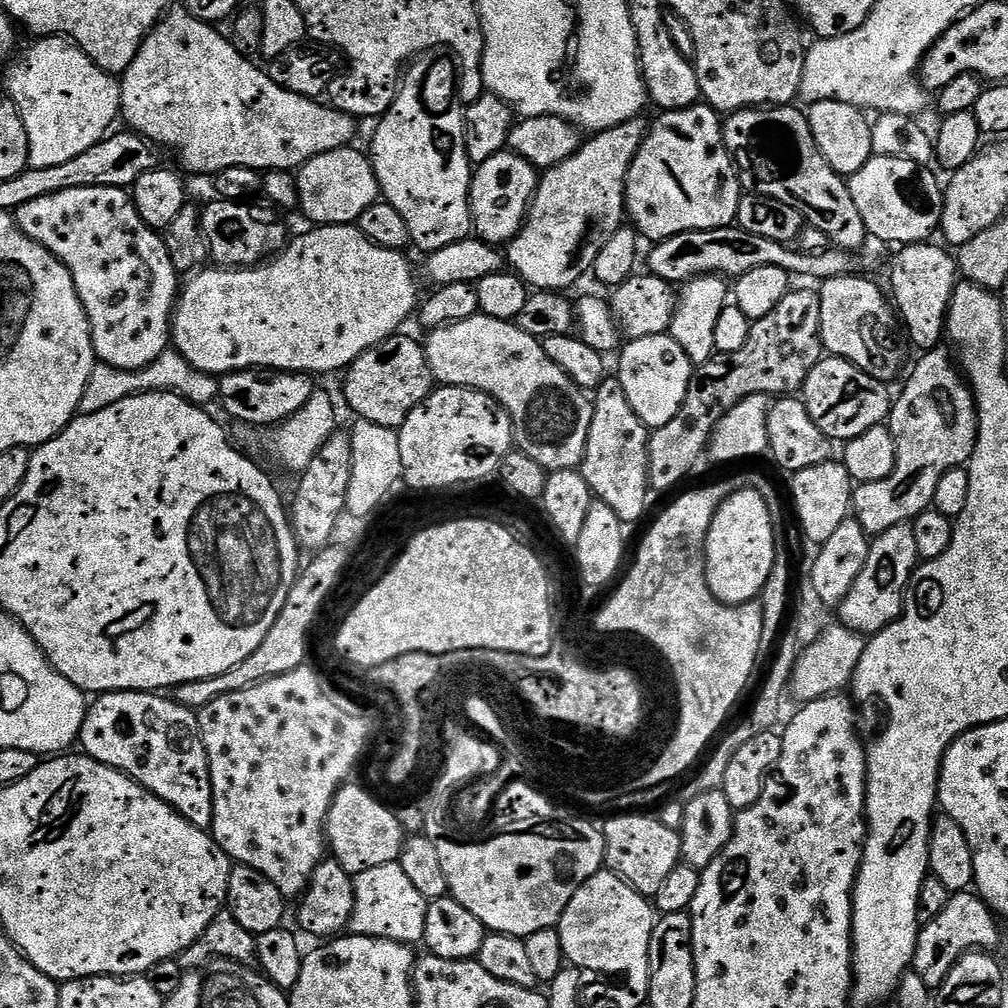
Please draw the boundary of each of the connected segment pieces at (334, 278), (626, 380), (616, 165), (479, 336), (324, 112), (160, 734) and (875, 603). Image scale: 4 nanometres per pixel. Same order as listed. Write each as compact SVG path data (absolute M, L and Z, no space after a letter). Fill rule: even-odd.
M321 224L319 226L309 227L309 232L304 232L301 236L296 236L287 241L284 247L280 249L279 252L275 253L271 258L265 259L263 262L250 267L250 268L222 268L219 266L211 266L212 268L205 267L203 270L197 271L195 275L191 277L192 280L183 285L179 289L178 299L176 302L176 307L172 314L172 334L170 337L171 343L174 345L175 351L182 354L182 358L186 358L186 362L190 362L198 370L203 372L209 372L210 375L217 378L224 375L226 372L241 372L244 368L259 368L261 370L275 370L278 372L303 372L305 374L317 374L316 372L336 372L339 373L341 370L347 369L349 364L354 363L357 358L360 357L366 350L370 350L374 345L379 344L381 340L390 338L391 336L397 335L401 331L400 328L408 320L408 315L415 313L418 308L418 301L421 299L422 291L416 285L416 272L412 269L412 264L410 261L404 257L405 253L403 251L397 250L395 248L383 248L378 246L374 242L370 242L370 238L366 238L366 234L360 232L359 227L356 224Z
M665 334L628 340L619 349L619 356L618 379L622 382L622 390L626 390L626 398L630 398L630 406L634 406L634 414L638 414L650 430L666 426L666 422L678 414L692 381L694 365L686 350L678 346L674 337Z
M644 118L627 120L618 126L608 128L605 132L589 135L566 162L547 169L539 177L536 194L528 205L528 215L524 217L524 225L520 233L508 241L506 260L511 271L515 272L525 284L536 290L568 290L585 275L591 273L594 258L598 258L598 250L614 238L626 220L624 207L624 187L630 166L647 136L650 124Z
M477 314L466 318L466 322L454 322L447 324L441 328L433 328L427 333L428 340L423 341L424 353L428 359L428 365L432 371L433 381L437 385L447 386L449 388L473 388L479 392L485 392L490 398L494 398L505 410L508 411L508 417L512 423L512 438L515 447L522 454L530 454L530 458L534 458L534 462L538 462L538 466L545 468L548 473L561 472L567 468L579 469L584 451L586 450L586 438L590 434L590 422L592 421L592 400L589 393L585 389L579 388L576 383L562 370L562 366L558 366L554 362L550 362L550 358L546 354L543 343L537 337L526 334L522 329L516 327L515 323L507 320L499 320L498 318L490 318L483 314Z
M183 6L175 8L173 7L161 16L160 21L153 26L152 31L140 43L140 49L134 58L134 62L130 62L130 66L123 72L120 80L120 116L122 120L128 123L125 125L137 136L143 136L145 140L159 146L161 149L163 149L162 147L169 148L176 155L177 162L181 164L179 167L185 173L197 172L200 176L209 175L208 177L211 177L230 166L255 168L261 174L273 172L274 170L292 172L303 168L306 162L310 162L318 154L326 154L330 150L347 148L355 141L352 139L356 136L357 121L353 117L347 116L345 112L339 112L337 108L331 106L323 108L318 102L319 99L311 96L300 96L296 92L286 90L278 82L274 82L263 67L259 68L256 62L253 62L249 57L238 54L238 50L234 50L231 39L225 33L223 36L222 33L215 32L212 29L215 27L209 21L198 19Z
M106 692L97 695L93 700L96 701L93 704L91 701L84 713L78 741L79 747L84 747L81 748L83 755L126 773L194 826L211 829L214 814L212 783L197 713L193 709L183 708L167 695L155 692Z
M909 523L891 527L873 537L861 574L838 605L839 623L863 636L876 635L892 624L903 612L904 593L919 562L914 532Z

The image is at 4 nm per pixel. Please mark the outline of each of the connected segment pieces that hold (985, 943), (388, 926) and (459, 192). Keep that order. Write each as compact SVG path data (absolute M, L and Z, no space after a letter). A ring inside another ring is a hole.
M975 891L949 895L946 910L942 910L938 918L921 927L920 936L916 940L911 971L917 972L928 988L939 989L953 966L964 957L965 952L996 950L992 949L1000 944L1000 928L996 923L998 920L992 909Z
M399 861L363 871L354 882L354 914L348 927L353 935L398 941L409 946L423 941L429 901L411 884Z
M444 50L420 53L407 65L396 97L377 124L380 125L372 136L370 151L372 169L383 199L402 214L411 247L421 248L421 253L427 254L442 250L442 246L469 239L474 232L472 203L468 200L472 192L474 165L468 159L464 145L464 108L458 99L457 61Z

